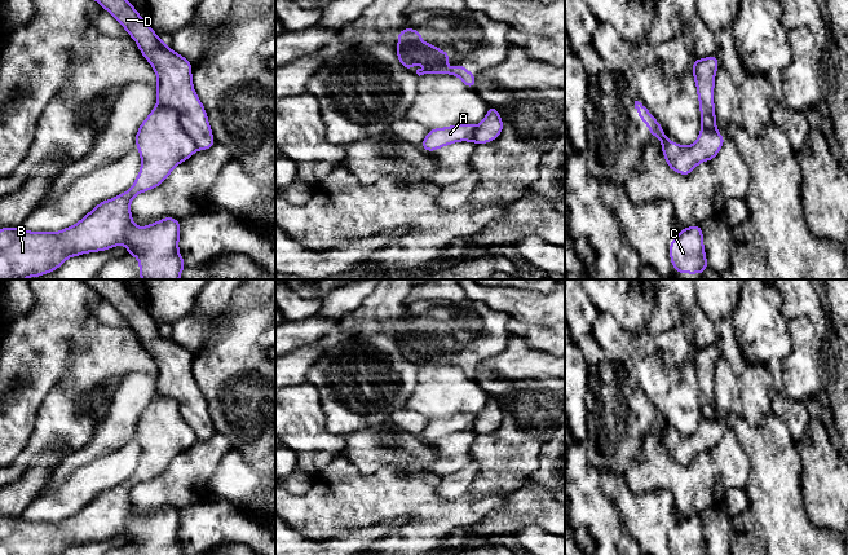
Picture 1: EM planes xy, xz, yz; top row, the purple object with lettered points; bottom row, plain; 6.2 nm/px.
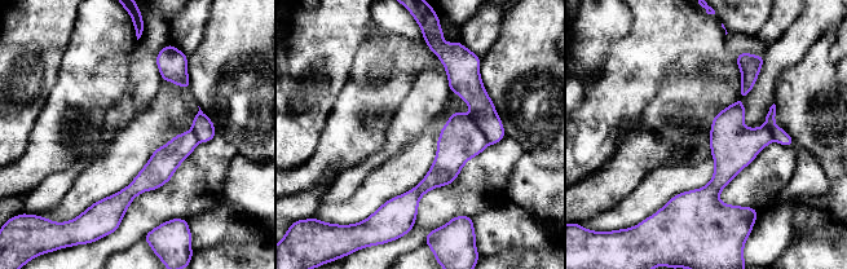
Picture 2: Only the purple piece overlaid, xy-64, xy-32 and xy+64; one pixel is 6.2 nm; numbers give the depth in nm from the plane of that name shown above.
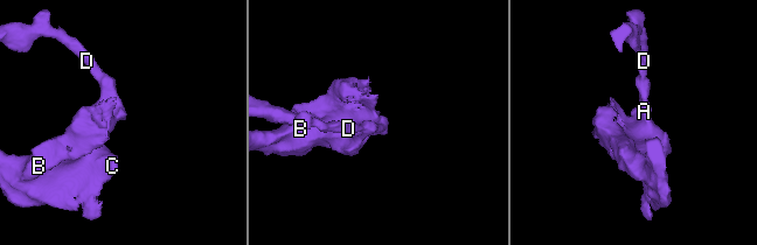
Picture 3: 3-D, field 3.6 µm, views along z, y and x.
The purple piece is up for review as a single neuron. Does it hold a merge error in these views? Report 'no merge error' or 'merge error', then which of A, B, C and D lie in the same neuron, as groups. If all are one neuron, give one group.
merge error | A B C / D

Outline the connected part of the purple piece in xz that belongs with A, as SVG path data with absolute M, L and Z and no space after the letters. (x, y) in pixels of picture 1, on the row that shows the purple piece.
M455 124L445 128L429 129L420 146L427 151L434 151L459 141L474 142L474 128L476 127L472 124Z

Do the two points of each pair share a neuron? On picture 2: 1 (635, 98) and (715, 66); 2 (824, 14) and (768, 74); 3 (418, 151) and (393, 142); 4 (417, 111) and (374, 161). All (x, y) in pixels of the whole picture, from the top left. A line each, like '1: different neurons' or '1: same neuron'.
1: same neuron
2: same neuron
3: different neurons
4: same neuron

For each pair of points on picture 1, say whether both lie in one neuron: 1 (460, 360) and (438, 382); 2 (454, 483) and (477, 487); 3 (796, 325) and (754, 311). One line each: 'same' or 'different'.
1: different
2: different
3: different

